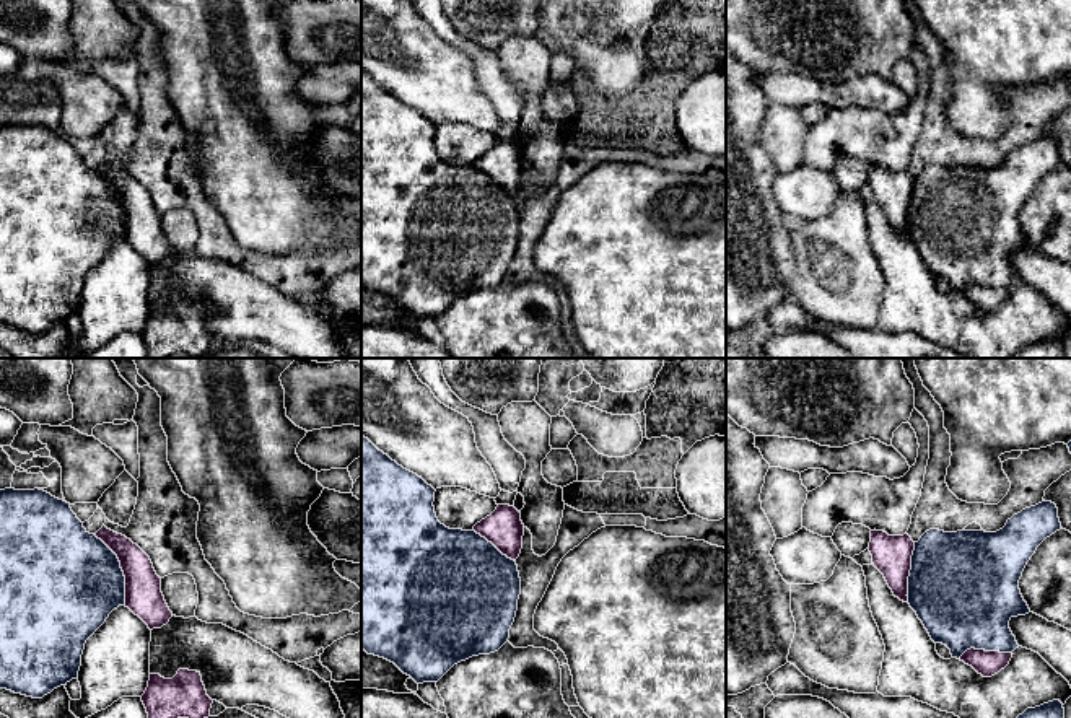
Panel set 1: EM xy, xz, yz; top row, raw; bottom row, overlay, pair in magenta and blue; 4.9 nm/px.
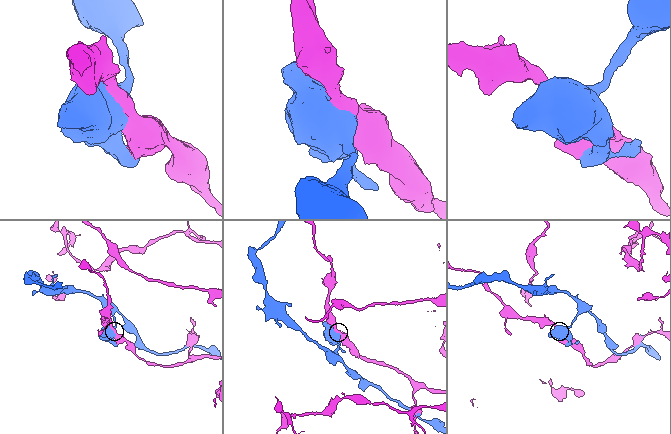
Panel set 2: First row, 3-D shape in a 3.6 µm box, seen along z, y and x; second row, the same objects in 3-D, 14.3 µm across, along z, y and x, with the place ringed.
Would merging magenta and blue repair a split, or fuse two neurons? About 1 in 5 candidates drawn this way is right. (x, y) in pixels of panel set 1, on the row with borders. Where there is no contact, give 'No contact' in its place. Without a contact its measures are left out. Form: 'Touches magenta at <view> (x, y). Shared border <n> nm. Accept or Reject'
Touches magenta at xy (121, 567). Shared border 380 nm. Reject

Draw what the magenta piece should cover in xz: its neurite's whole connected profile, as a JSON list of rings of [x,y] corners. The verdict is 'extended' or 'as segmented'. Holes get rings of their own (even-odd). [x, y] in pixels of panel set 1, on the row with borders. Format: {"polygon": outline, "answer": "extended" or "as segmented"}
{"polygon": [[[498,505],[496,510],[477,523],[472,531],[492,542],[508,558],[516,562],[519,557],[524,524],[521,513],[514,506]]], "answer": "as segmented"}

